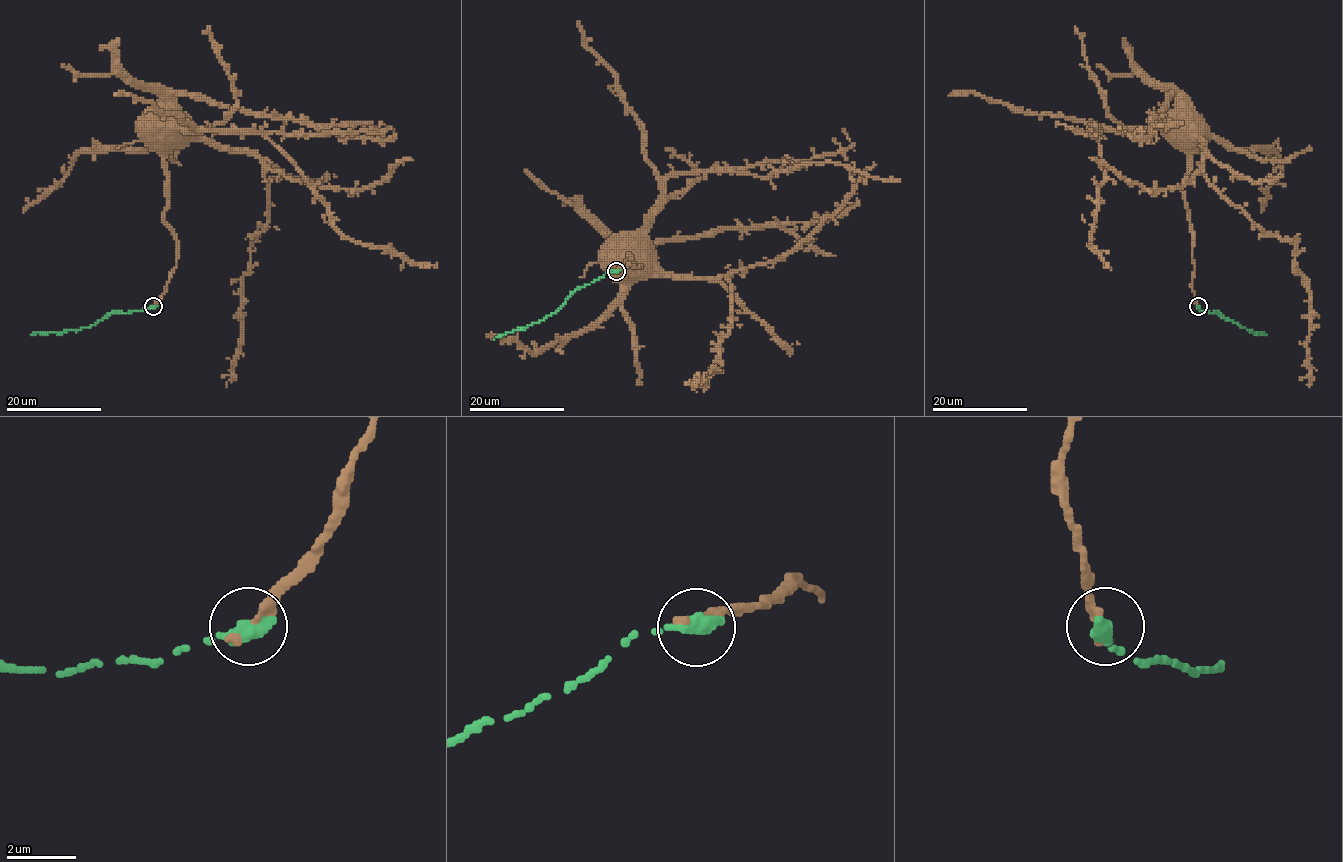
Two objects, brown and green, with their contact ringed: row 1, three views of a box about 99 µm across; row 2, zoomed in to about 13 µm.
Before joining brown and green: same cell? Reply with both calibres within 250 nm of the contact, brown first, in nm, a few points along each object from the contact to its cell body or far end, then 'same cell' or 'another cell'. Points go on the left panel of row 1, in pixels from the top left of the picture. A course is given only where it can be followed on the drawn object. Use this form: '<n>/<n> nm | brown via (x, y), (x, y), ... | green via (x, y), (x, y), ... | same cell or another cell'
320/500 nm | brown via (153, 305), (177, 261), (177, 236), (164, 220), (164, 155), (180, 129), (263, 133), (349, 238), (437, 262) | green via (153, 306), (140, 311), (112, 311), (78, 330), (31, 334) | another cell

